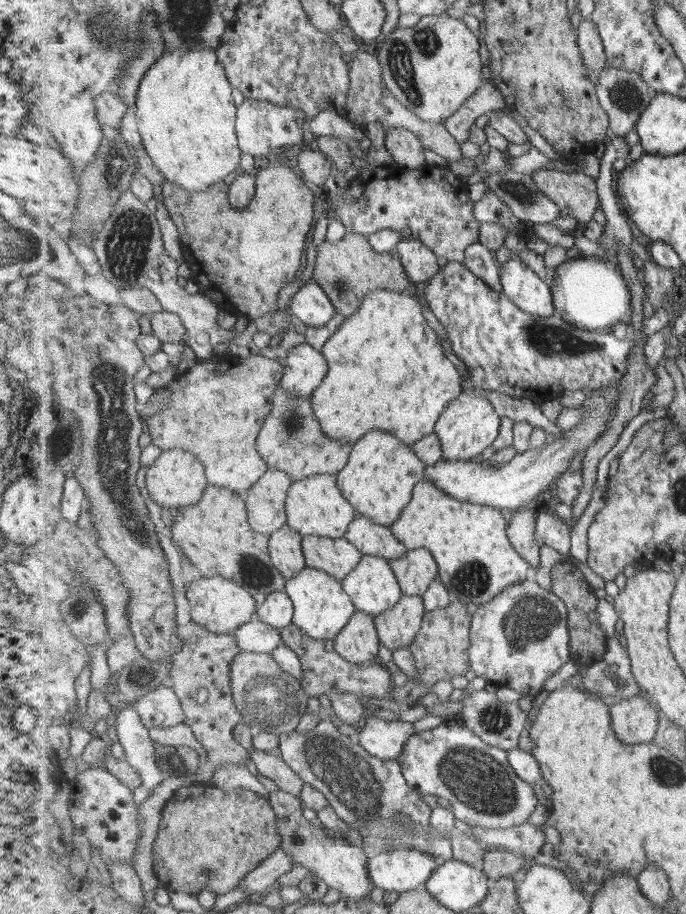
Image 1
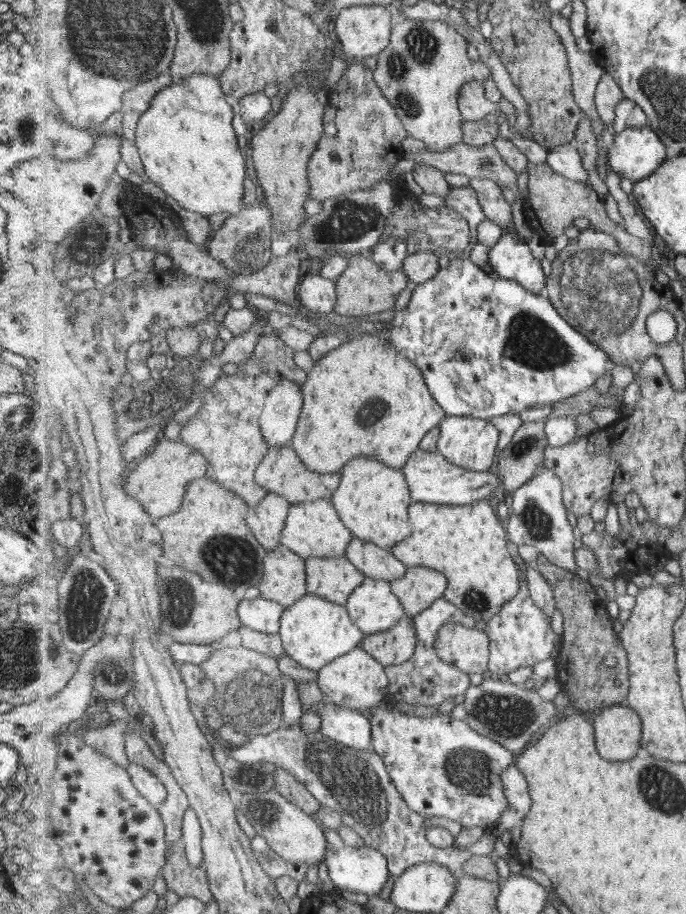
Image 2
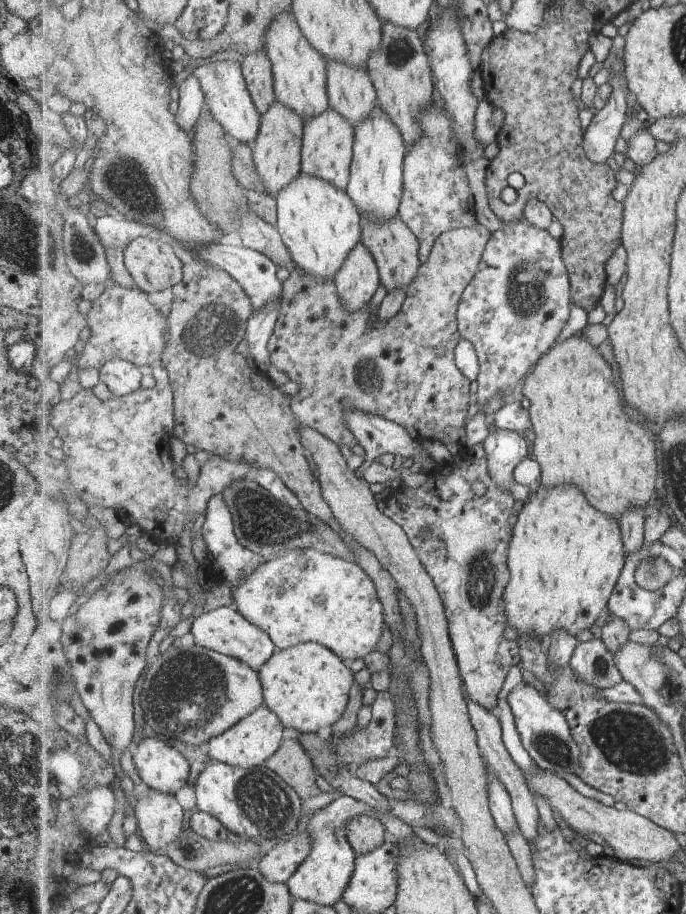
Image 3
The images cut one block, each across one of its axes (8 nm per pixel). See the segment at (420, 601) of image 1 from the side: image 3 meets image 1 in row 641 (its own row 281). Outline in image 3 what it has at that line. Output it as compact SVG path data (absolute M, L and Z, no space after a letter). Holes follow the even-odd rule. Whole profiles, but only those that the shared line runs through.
M397 216L393 221L371 221L362 217L362 242L378 264L380 283L387 292L408 288L418 276L420 243L411 228Z

